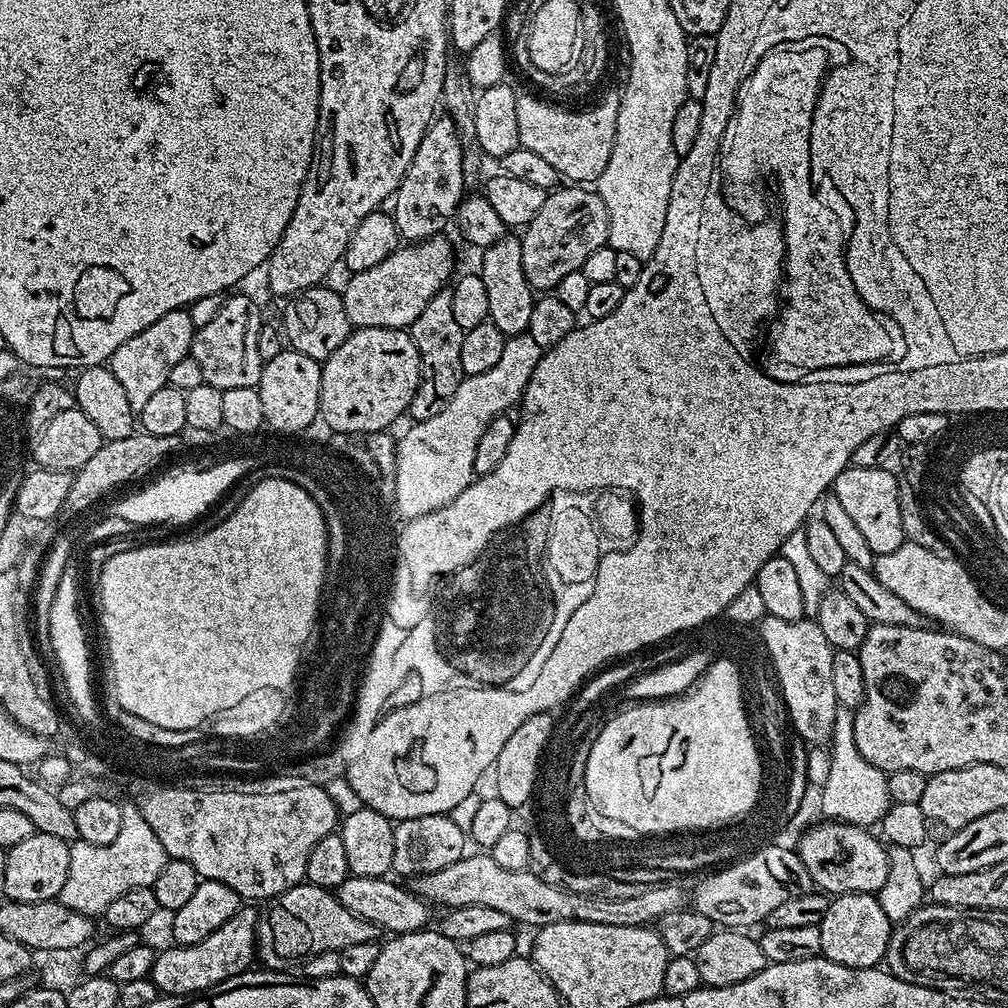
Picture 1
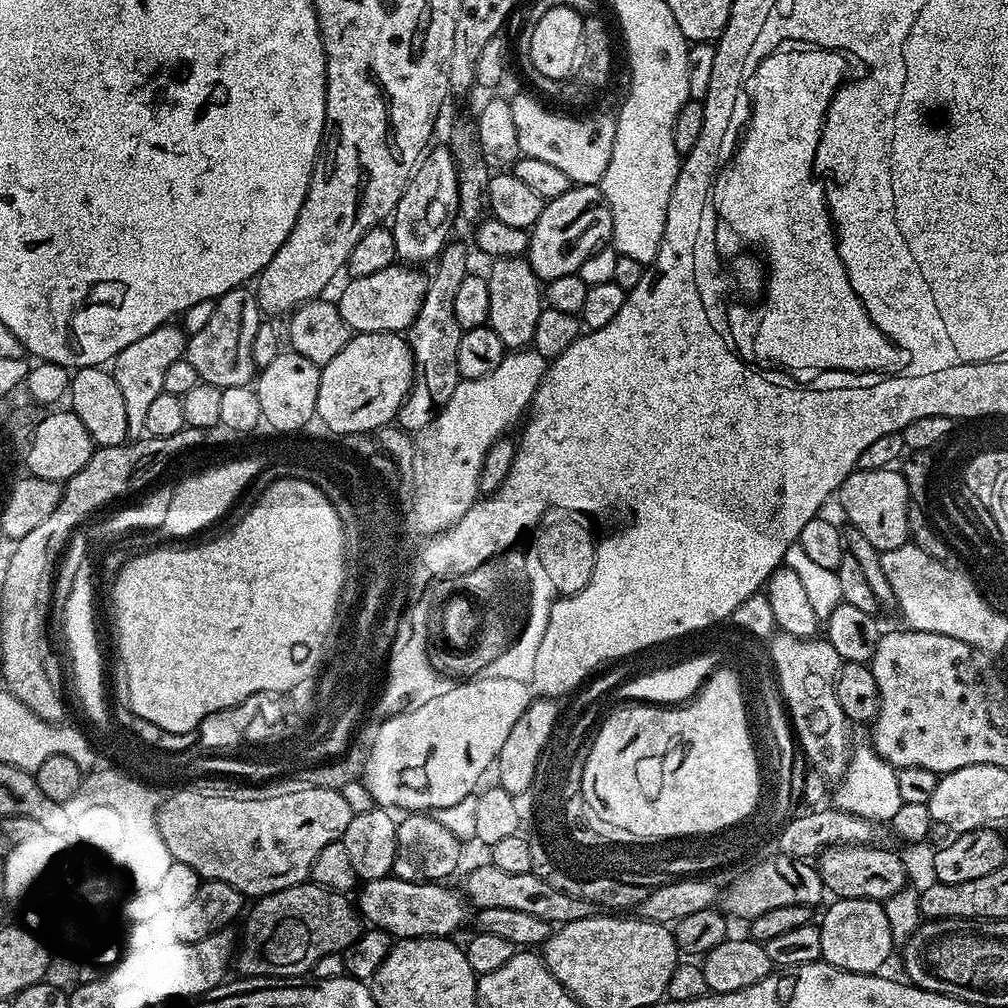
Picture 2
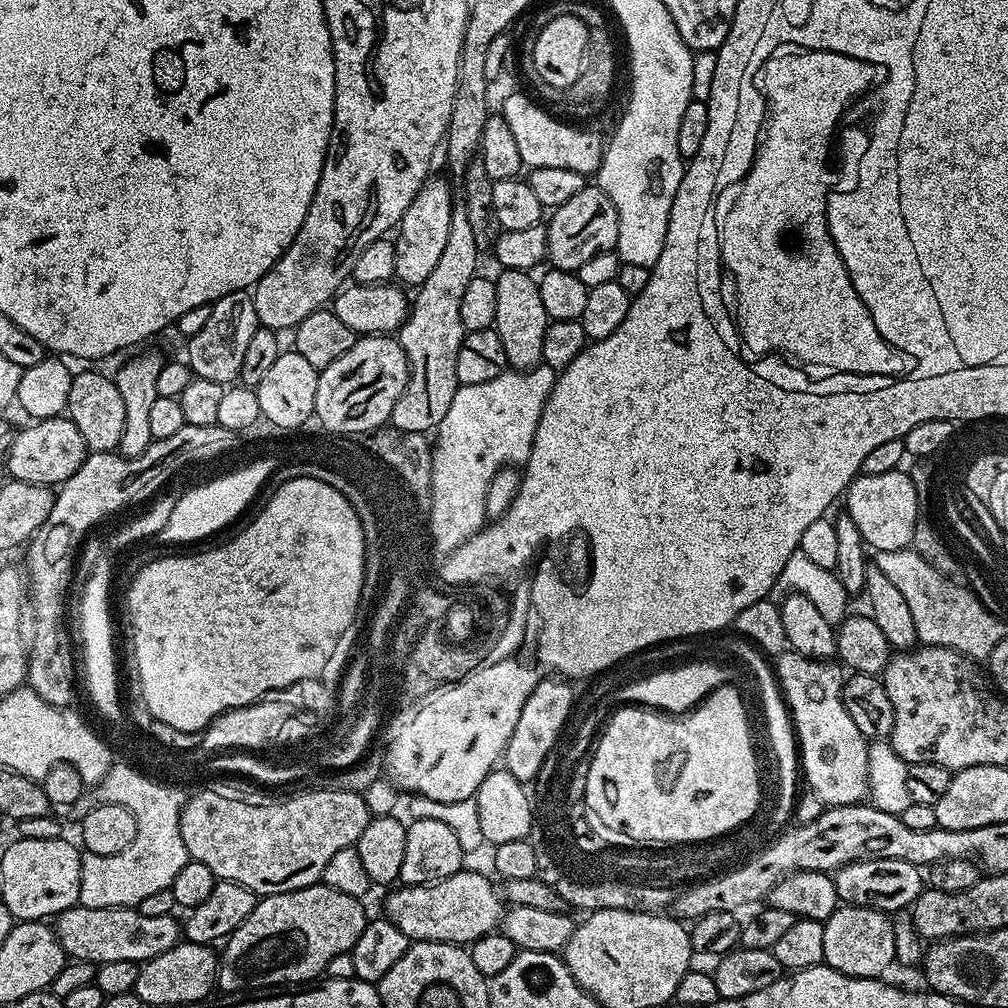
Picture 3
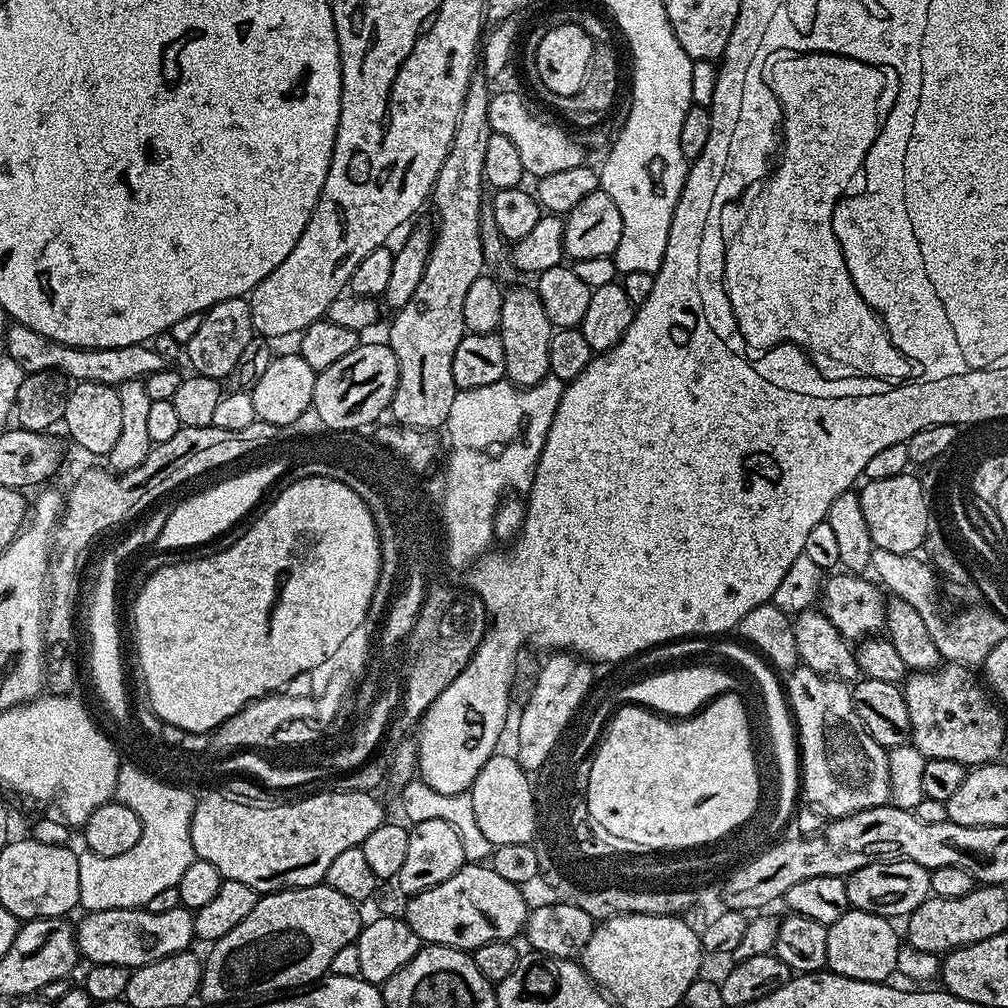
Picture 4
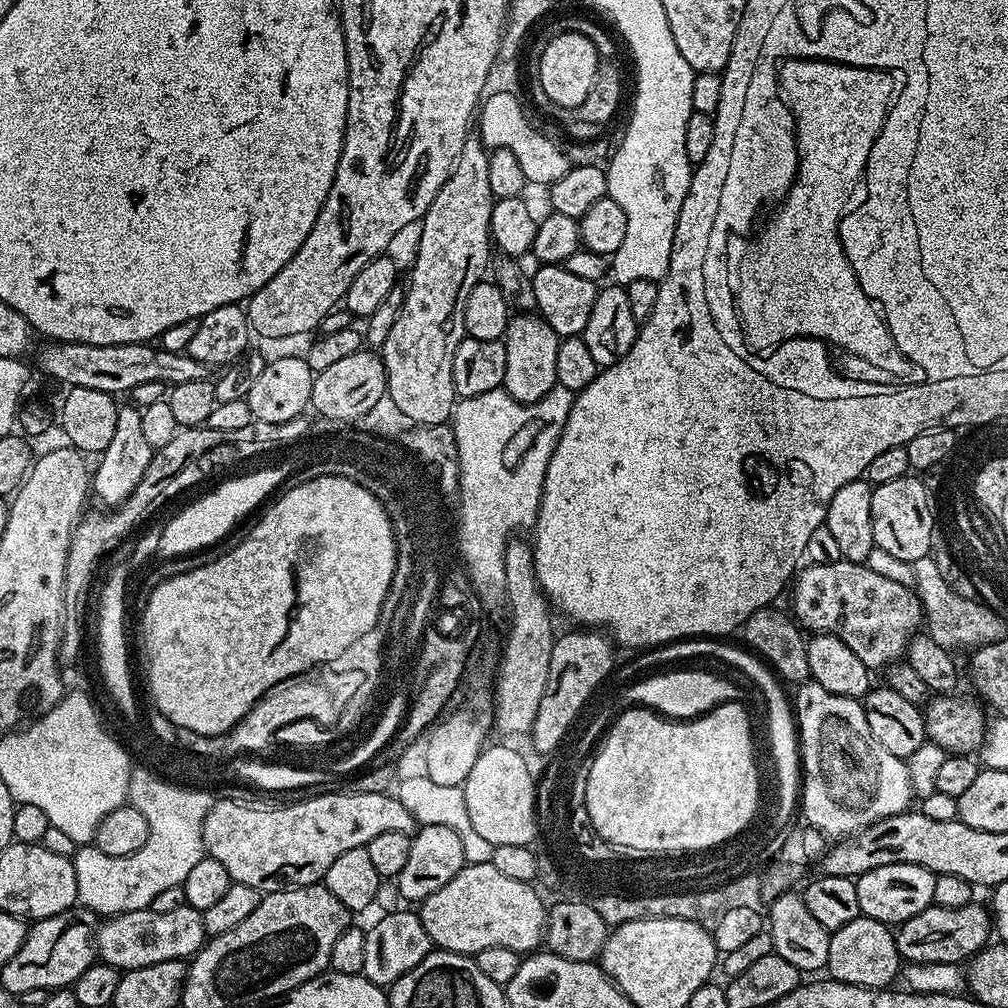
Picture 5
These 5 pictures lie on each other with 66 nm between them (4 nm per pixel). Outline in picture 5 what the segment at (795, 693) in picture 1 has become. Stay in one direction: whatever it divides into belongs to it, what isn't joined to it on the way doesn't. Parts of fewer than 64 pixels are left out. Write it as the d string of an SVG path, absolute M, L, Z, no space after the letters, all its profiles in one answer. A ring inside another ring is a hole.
M804 682L797 688L800 689L796 700L794 696L794 717L802 757L802 804L804 800L807 826L819 830L829 841L837 842L863 832L882 819L909 811L913 807L914 793L908 782L908 765L901 757L890 754L890 750L870 734L863 703L855 696L830 694L830 690L815 682Z

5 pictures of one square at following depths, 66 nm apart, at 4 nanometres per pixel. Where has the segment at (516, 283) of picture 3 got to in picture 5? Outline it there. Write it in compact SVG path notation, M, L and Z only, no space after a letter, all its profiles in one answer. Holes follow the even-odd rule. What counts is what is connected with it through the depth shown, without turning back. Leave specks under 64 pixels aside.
M516 314L509 319L503 334L506 346L506 374L503 389L518 402L538 402L556 385L554 365L558 359L561 337L539 314Z

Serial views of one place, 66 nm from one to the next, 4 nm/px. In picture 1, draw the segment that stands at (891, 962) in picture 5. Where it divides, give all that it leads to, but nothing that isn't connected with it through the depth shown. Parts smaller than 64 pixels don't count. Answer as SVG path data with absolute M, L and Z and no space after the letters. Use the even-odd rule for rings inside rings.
M859 892L829 899L826 918L818 927L822 934L821 956L842 966L875 968L884 960L894 925L873 893Z

